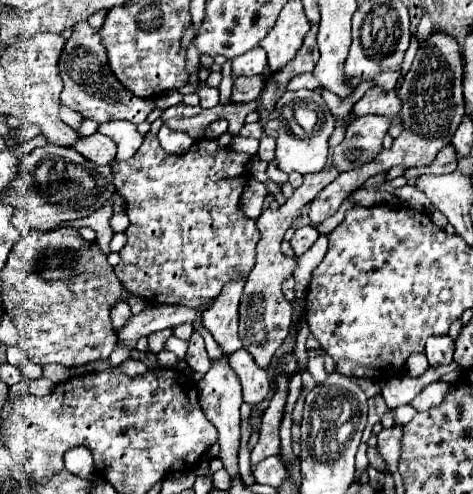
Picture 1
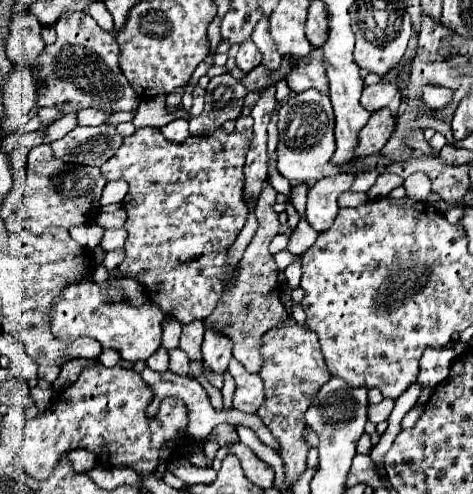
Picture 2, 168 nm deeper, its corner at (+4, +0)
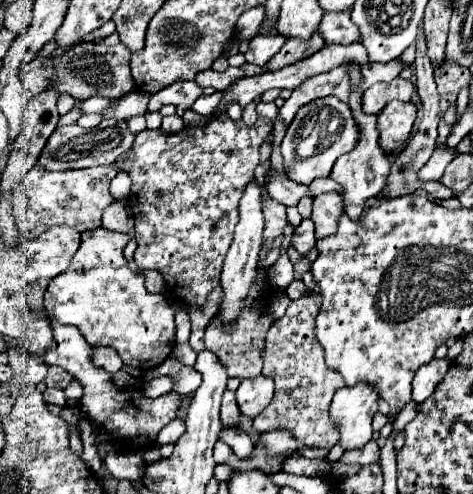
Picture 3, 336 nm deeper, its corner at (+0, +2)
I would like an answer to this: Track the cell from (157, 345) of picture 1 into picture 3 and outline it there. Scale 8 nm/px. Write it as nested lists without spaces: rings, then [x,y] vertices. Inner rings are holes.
[[[94,228],[84,232],[80,250],[72,258],[68,270],[50,282],[44,296],[44,308],[52,322],[74,324],[90,346],[110,346],[120,354],[124,364],[148,370],[162,364],[174,348],[176,310],[170,308],[170,304],[164,300],[162,294],[150,294],[144,286],[144,276],[134,274],[134,270],[128,268],[128,262],[122,254],[128,240],[130,240],[128,234],[108,232],[104,228]]]

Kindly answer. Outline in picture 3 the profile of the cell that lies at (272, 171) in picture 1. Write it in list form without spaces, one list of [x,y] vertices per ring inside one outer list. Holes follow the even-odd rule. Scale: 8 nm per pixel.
[[[272,174],[272,180],[268,184],[268,192],[270,192],[270,198],[278,200],[280,204],[285,206],[296,206],[302,196],[312,196],[308,186],[298,184],[288,180],[286,176],[278,176],[278,174]],[[298,190],[302,194],[298,194]]]

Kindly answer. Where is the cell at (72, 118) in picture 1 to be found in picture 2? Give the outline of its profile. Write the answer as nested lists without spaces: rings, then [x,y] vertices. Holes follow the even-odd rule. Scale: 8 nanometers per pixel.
[[[88,108],[88,110],[78,112],[78,124],[80,126],[98,126],[98,124],[104,124],[110,116],[112,116],[112,112],[104,112],[104,110],[98,110],[98,108]]]

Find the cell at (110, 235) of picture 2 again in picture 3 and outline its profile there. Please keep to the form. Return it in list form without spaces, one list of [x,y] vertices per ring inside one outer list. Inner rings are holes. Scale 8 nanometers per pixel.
[[[116,200],[112,206],[108,206],[104,216],[102,216],[102,226],[106,230],[112,230],[112,232],[130,234],[134,228],[134,216],[128,210],[128,202]]]

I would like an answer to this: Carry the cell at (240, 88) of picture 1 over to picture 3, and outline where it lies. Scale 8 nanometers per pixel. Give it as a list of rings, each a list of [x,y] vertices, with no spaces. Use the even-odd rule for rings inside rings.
[[[316,32],[310,40],[306,40],[306,42],[292,38],[292,40],[288,40],[288,42],[284,44],[284,48],[280,48],[280,52],[278,52],[276,56],[272,56],[272,60],[268,60],[266,68],[268,68],[268,72],[276,72],[276,70],[280,70],[280,68],[284,68],[284,66],[296,64],[296,62],[300,62],[300,60],[312,56],[312,54],[318,52],[322,46],[324,46],[324,38],[322,38],[318,32]]]

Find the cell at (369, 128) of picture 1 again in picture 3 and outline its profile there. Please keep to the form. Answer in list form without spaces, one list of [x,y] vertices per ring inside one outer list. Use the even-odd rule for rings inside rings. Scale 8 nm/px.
[[[390,102],[388,106],[384,106],[378,112],[380,148],[386,152],[400,148],[410,136],[414,120],[416,120],[416,106],[412,102]]]

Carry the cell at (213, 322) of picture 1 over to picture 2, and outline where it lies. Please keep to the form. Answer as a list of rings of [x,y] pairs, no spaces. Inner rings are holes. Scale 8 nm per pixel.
[[[206,330],[204,344],[202,344],[202,362],[214,374],[224,374],[228,370],[228,362],[232,358],[232,344],[220,334],[212,334]]]

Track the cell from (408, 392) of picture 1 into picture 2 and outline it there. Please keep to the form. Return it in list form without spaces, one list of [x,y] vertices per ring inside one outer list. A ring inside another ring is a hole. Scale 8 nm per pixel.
[[[382,400],[380,404],[376,404],[376,406],[370,406],[370,408],[368,408],[368,420],[370,420],[370,422],[374,422],[374,424],[384,422],[384,420],[388,420],[388,416],[390,416],[392,408],[394,408],[394,402]]]

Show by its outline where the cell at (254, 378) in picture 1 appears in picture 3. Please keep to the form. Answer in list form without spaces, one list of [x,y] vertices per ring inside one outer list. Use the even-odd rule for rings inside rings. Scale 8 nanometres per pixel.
[[[266,376],[242,378],[236,390],[240,412],[250,418],[256,418],[272,402],[272,396],[274,396],[274,384]]]

